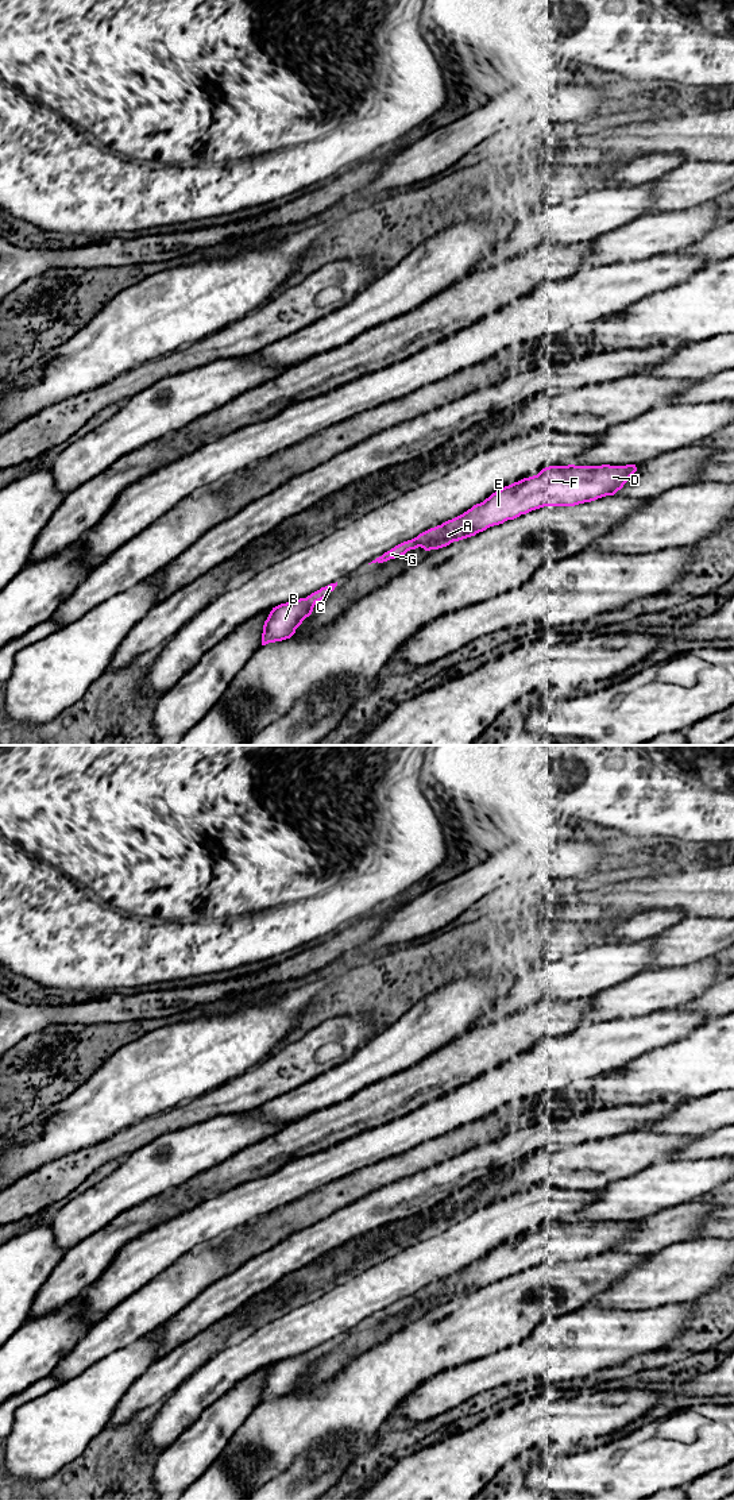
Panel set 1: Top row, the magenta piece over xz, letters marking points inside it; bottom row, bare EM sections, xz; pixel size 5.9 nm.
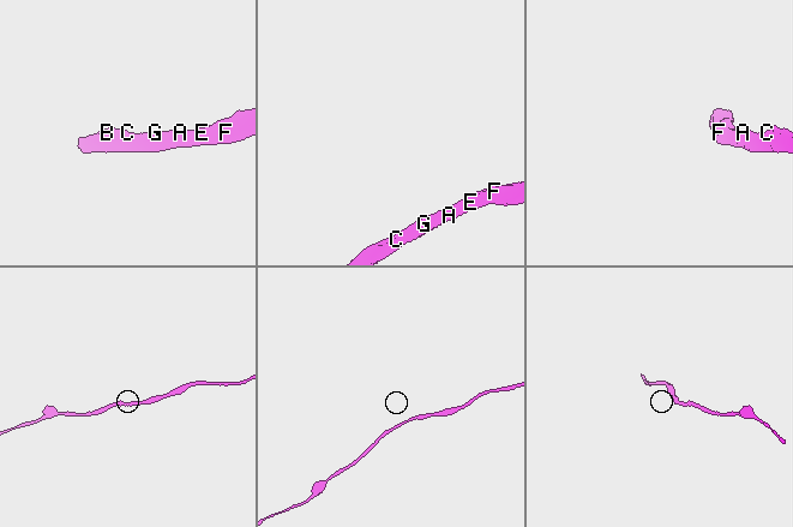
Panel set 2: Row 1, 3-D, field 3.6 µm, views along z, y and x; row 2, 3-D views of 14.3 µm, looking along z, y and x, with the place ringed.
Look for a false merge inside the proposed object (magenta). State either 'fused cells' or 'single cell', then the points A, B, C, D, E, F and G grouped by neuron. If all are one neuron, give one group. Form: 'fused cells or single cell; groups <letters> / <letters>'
single cell; groups A B C D E F G

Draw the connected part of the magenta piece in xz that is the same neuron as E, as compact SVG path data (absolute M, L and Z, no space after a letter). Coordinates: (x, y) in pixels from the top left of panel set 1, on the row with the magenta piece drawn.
M636 464L545 467L537 475L492 493L463 514L395 545L371 563L395 559L418 547L439 550L544 506L575 506L614 495L636 471Z

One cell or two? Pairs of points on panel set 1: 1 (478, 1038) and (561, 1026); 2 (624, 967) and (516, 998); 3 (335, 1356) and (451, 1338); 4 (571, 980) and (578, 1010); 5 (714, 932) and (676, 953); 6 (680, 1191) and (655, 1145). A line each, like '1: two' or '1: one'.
1: one
2: one
3: two
4: two
5: one
6: two

